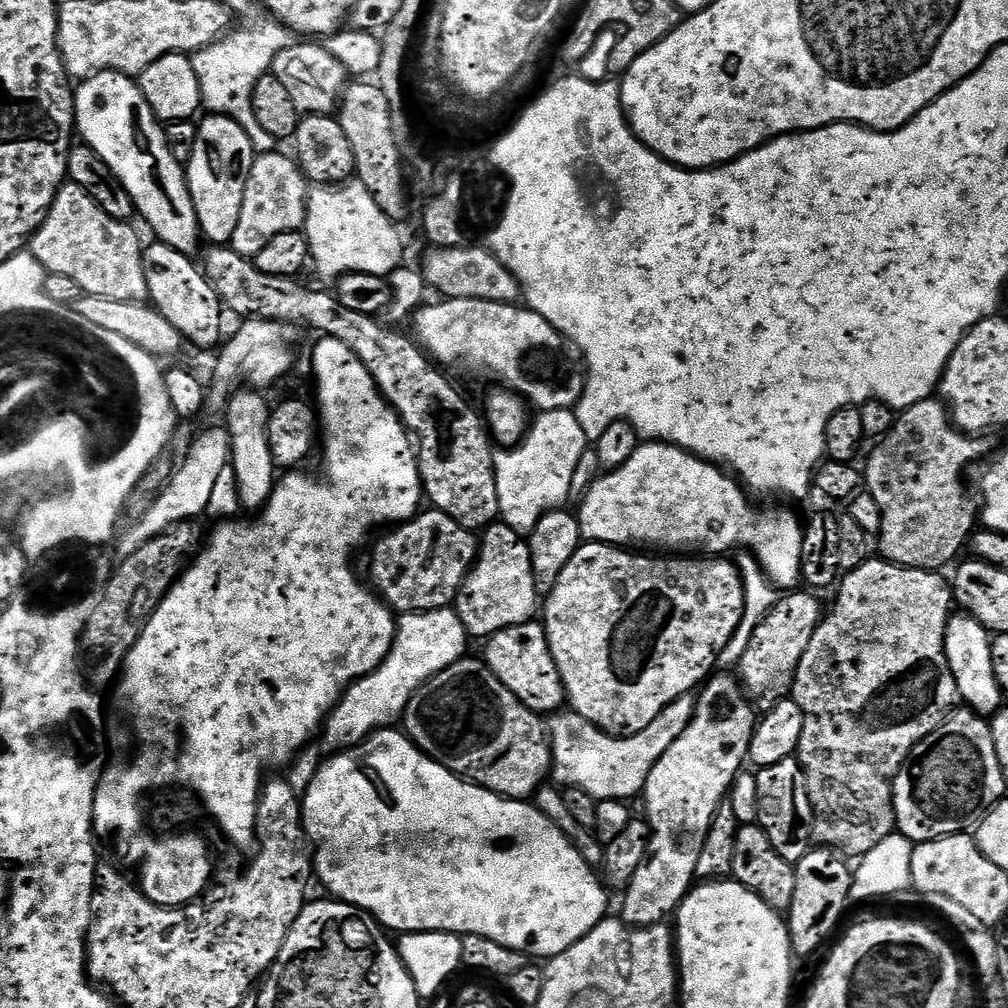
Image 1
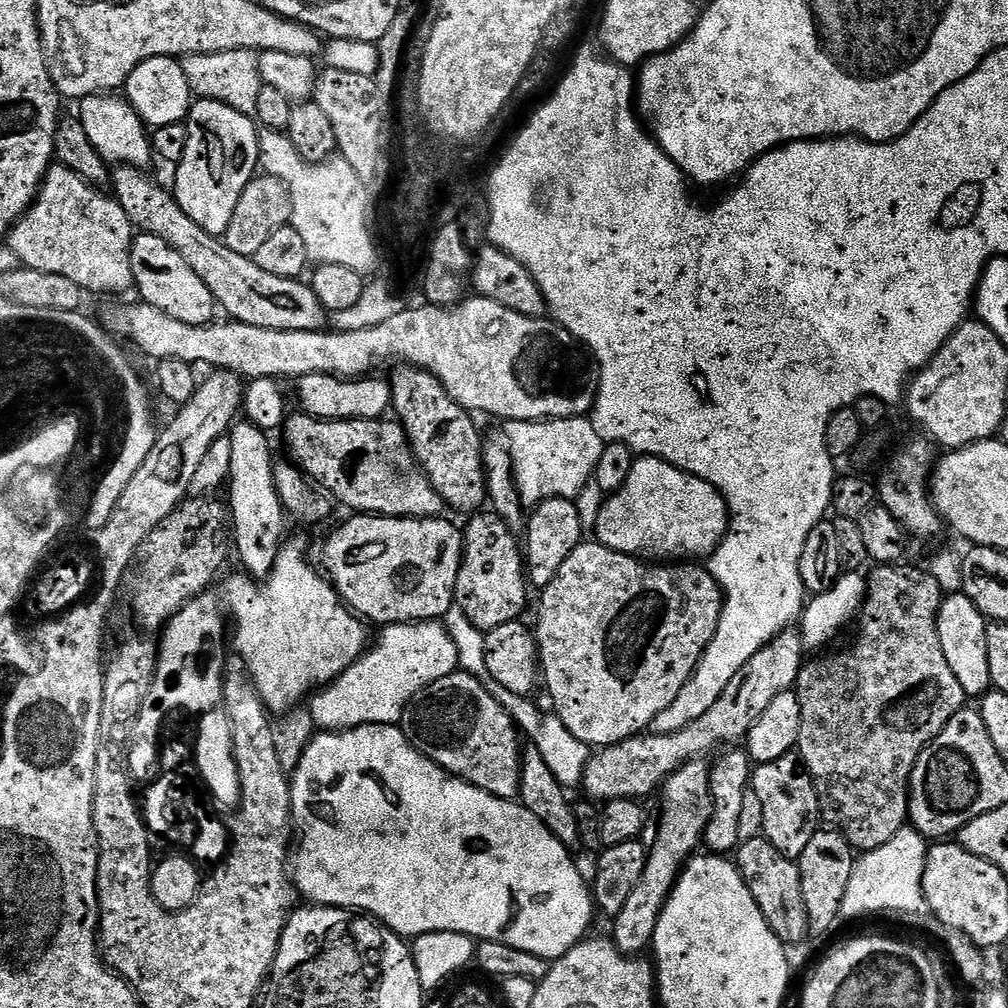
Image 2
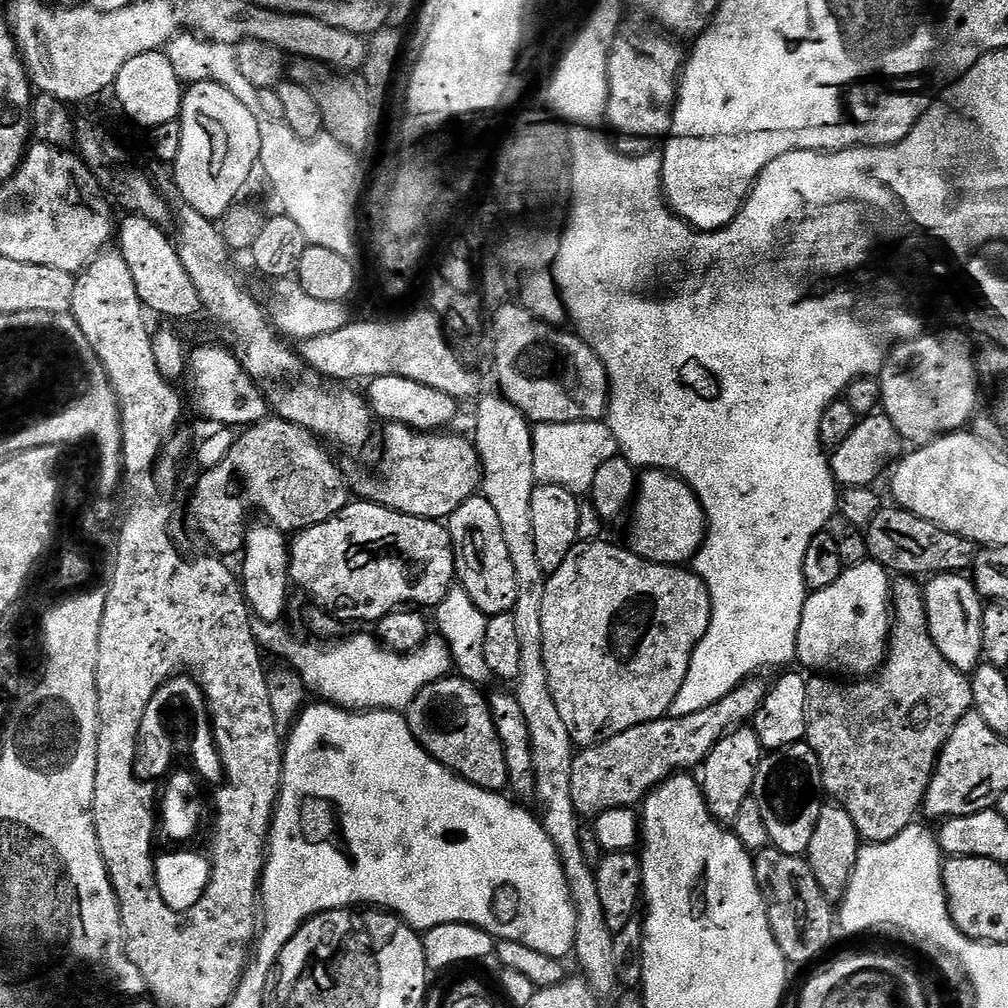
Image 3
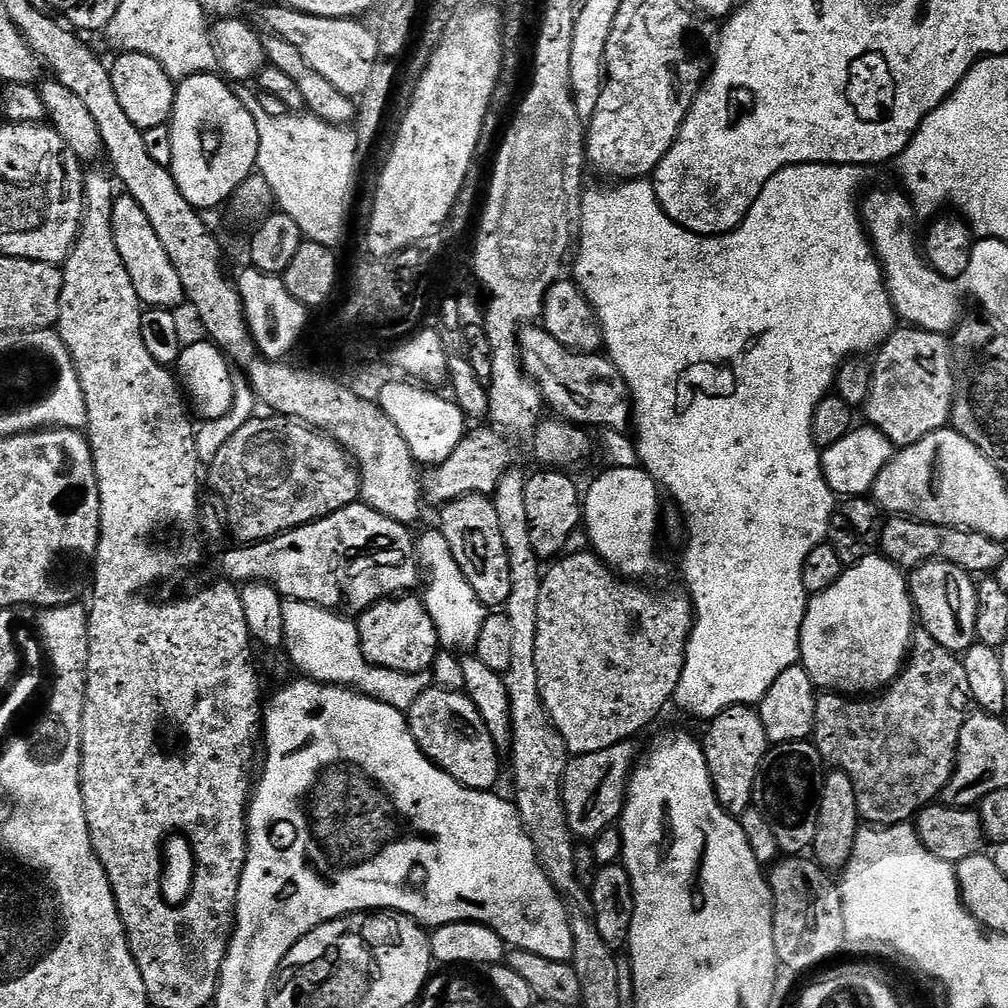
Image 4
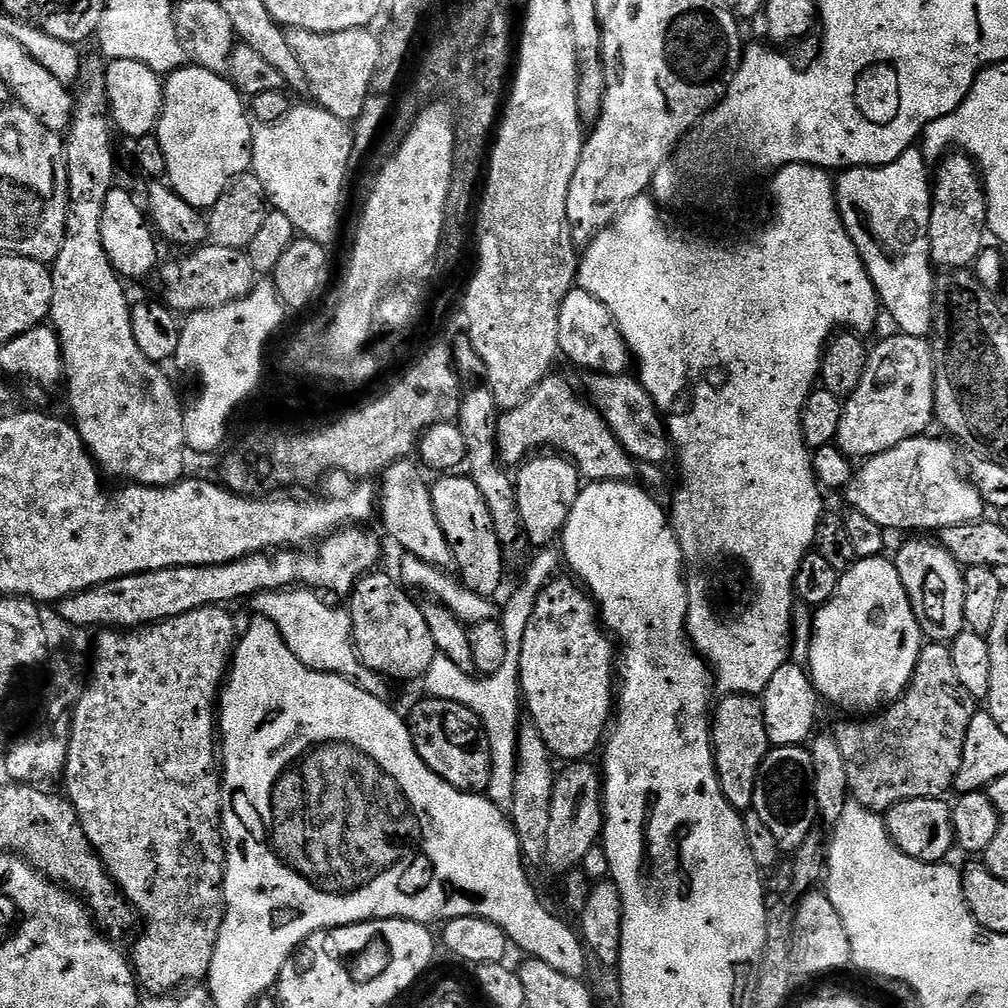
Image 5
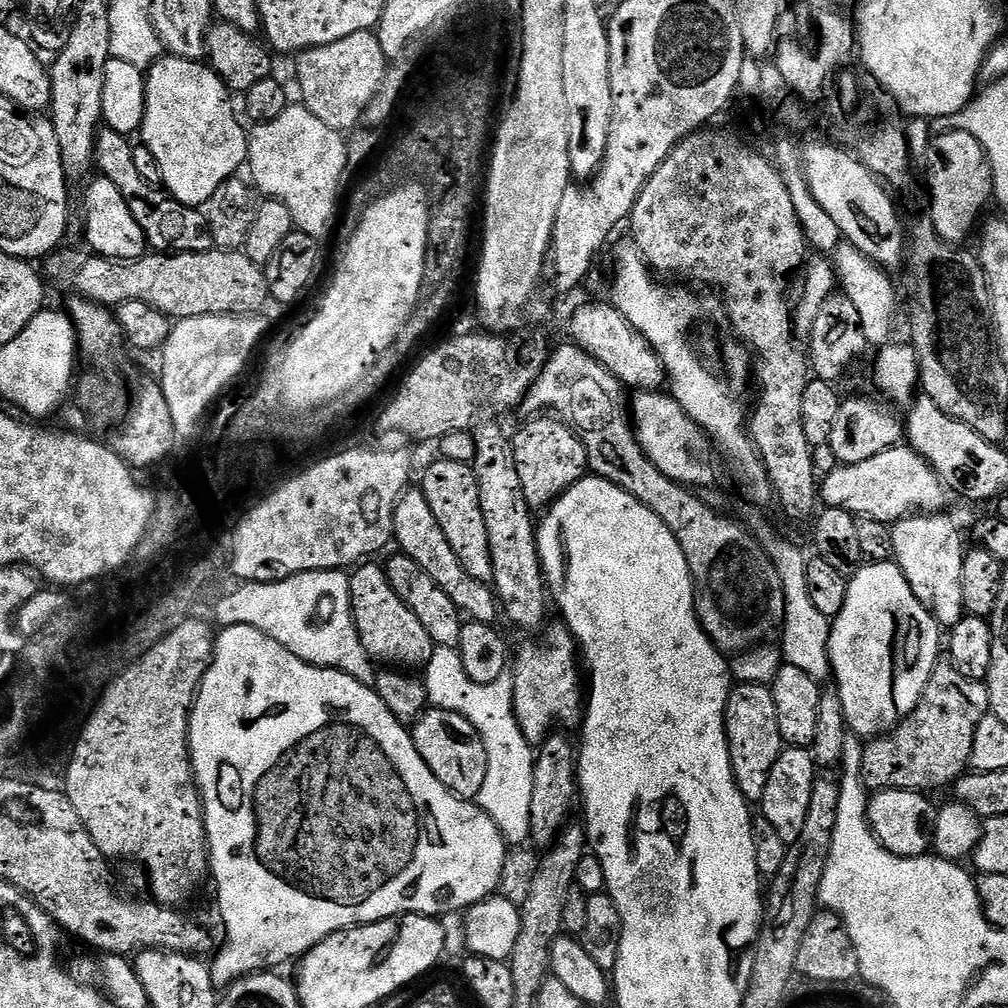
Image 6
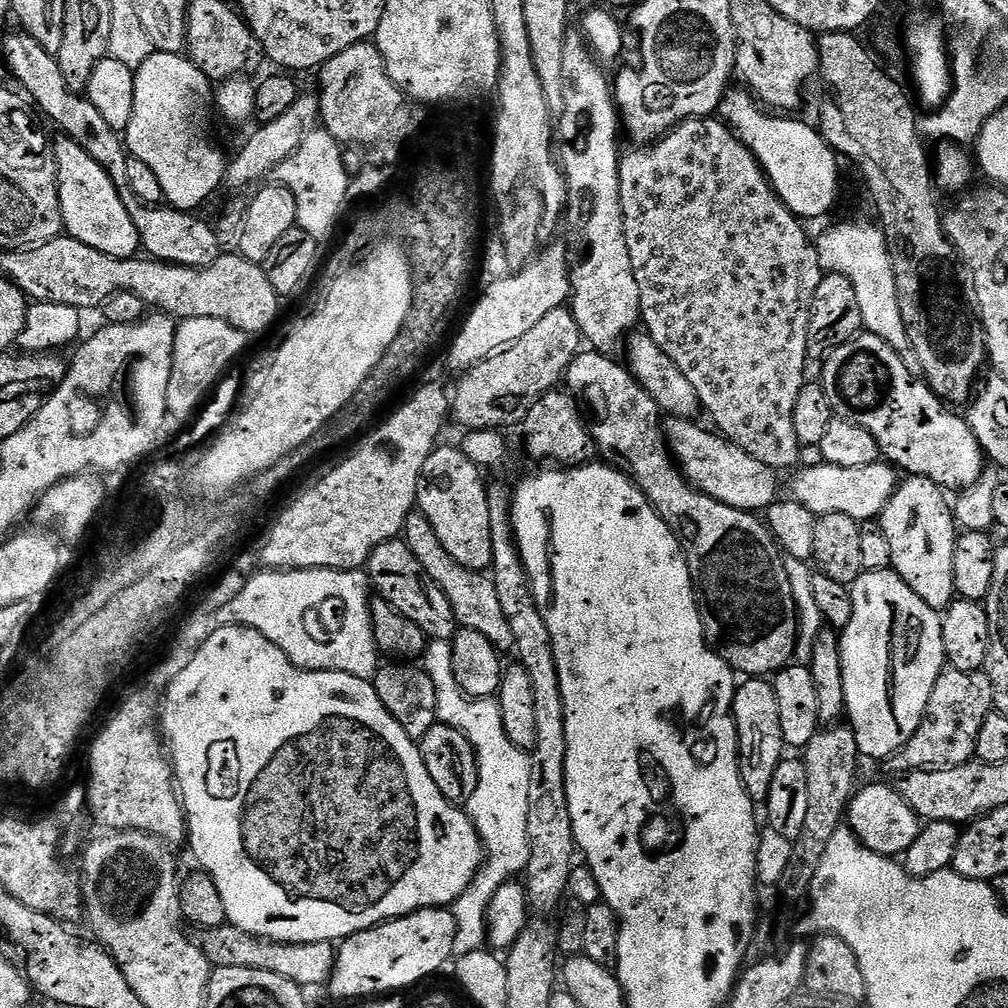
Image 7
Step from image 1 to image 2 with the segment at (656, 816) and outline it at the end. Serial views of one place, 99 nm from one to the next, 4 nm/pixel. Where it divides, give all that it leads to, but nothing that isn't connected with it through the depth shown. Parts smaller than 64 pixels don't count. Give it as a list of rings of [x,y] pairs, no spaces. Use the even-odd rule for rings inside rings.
[[[699,759],[683,764],[662,785],[664,813],[660,816],[660,829],[656,832],[656,841],[648,848],[646,870],[642,878],[638,878],[638,886],[634,886],[626,906],[622,906],[620,913],[611,921],[610,939],[616,948],[625,952],[627,956],[640,956],[649,951],[664,903],[672,895],[672,887],[680,873],[701,847],[704,831],[712,817],[712,795],[708,781],[710,768],[704,763],[703,759]]]

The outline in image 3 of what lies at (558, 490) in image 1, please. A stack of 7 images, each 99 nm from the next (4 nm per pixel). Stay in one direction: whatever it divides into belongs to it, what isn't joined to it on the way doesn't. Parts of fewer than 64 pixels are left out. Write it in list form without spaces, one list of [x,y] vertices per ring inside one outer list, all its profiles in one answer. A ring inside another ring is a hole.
[[[579,420],[569,424],[537,424],[532,430],[534,474],[542,484],[553,484],[570,490],[580,498],[591,493],[598,470],[620,452],[614,434],[607,423],[599,420]]]

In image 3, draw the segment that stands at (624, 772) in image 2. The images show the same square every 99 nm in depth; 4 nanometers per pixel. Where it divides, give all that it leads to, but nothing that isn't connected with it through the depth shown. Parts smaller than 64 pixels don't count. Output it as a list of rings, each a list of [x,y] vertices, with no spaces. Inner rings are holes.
[[[760,678],[745,680],[733,692],[726,694],[726,698],[722,698],[706,710],[698,710],[698,714],[669,715],[662,720],[630,726],[630,730],[614,734],[614,738],[604,740],[600,744],[581,747],[572,757],[570,774],[570,794],[577,813],[584,818],[594,818],[611,808],[632,808],[639,805],[652,789],[670,777],[685,770],[699,769],[710,754],[710,750],[714,750],[714,746],[722,737],[751,721],[756,715],[758,706],[762,706],[768,690],[769,685],[763,684]]]

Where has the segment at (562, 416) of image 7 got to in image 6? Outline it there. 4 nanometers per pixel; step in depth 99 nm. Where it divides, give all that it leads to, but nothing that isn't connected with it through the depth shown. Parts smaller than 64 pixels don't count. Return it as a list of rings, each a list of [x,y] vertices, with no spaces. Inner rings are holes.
[[[540,414],[529,420],[532,421],[522,425],[512,436],[514,462],[518,462],[518,479],[522,482],[522,491],[526,493],[526,502],[534,510],[547,510],[567,488],[571,488],[573,484],[589,475],[588,447],[576,435],[572,425],[564,423],[555,415]]]

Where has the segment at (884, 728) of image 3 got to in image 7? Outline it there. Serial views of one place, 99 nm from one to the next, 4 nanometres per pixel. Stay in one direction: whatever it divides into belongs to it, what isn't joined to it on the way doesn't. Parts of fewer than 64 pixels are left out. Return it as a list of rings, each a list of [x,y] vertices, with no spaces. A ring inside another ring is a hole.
[[[948,666],[941,672],[934,690],[930,694],[928,709],[924,712],[918,730],[906,742],[890,765],[896,774],[909,772],[937,772],[943,768],[953,768],[969,763],[976,755],[978,734],[982,731],[982,722],[994,710],[992,687],[987,671],[963,672]]]

